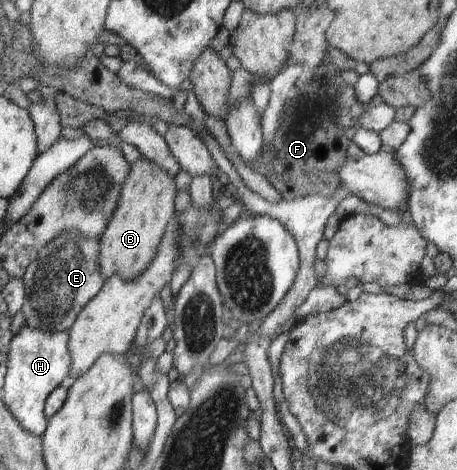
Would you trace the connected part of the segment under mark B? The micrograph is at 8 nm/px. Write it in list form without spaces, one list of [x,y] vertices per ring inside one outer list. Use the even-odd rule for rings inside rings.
[[[141,157],[131,164],[128,178],[120,188],[116,210],[100,237],[99,266],[104,279],[118,274],[120,278],[132,280],[148,268],[152,258],[156,258],[160,238],[174,216],[177,193],[174,179],[150,158]]]

